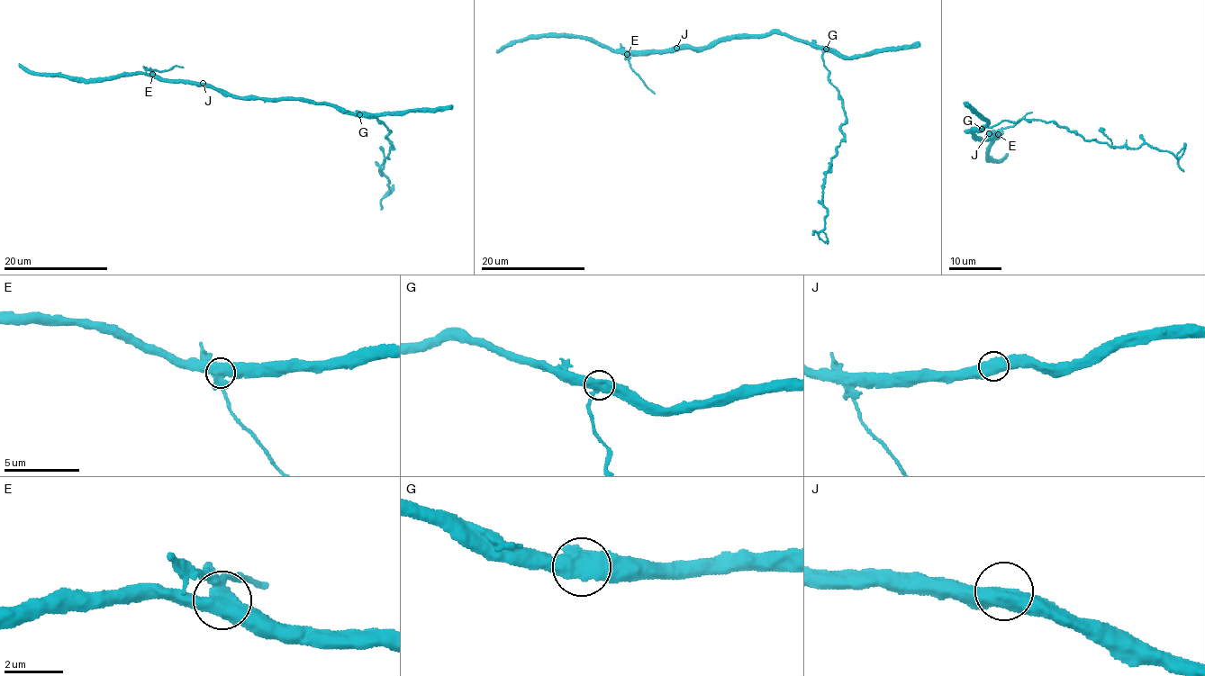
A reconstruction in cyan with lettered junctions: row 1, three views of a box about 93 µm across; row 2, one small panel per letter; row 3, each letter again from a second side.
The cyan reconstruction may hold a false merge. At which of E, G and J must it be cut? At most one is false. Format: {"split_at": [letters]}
{"split_at": ["E"]}

